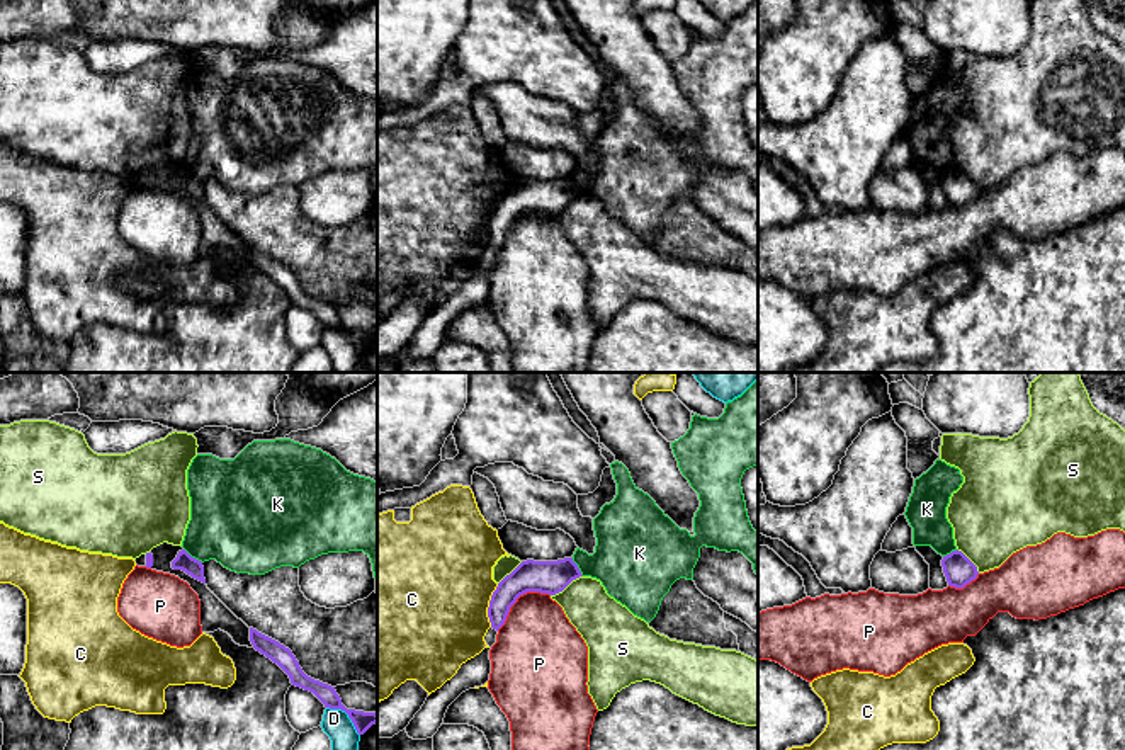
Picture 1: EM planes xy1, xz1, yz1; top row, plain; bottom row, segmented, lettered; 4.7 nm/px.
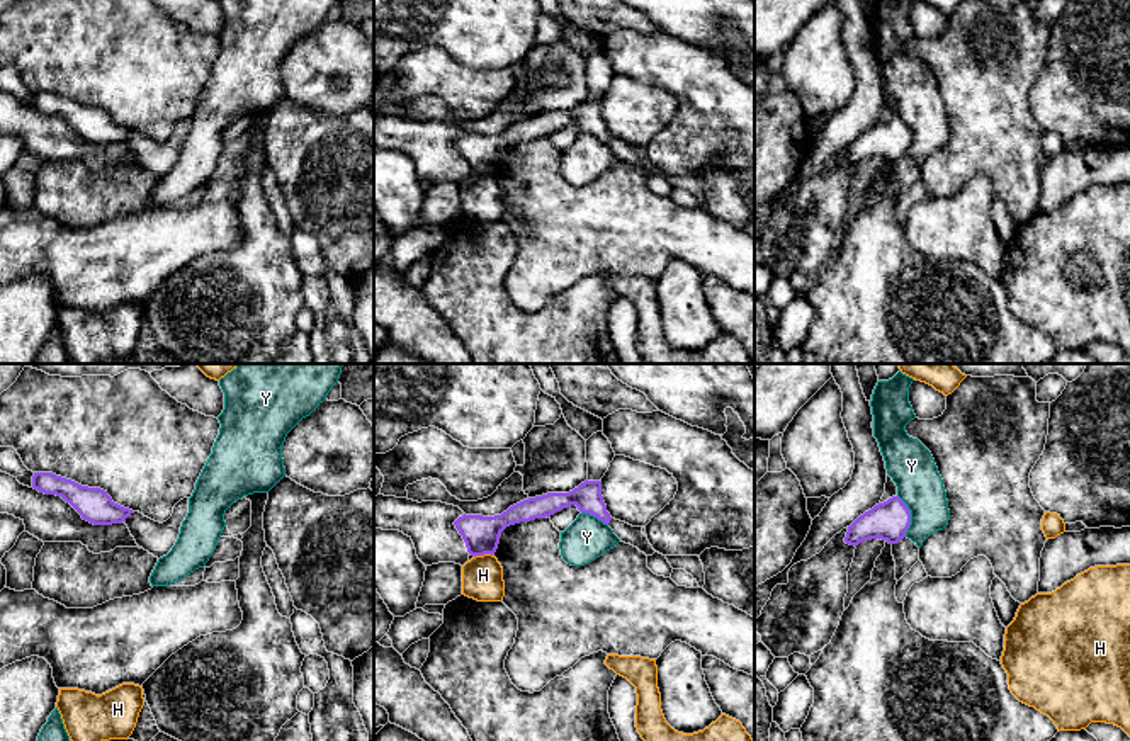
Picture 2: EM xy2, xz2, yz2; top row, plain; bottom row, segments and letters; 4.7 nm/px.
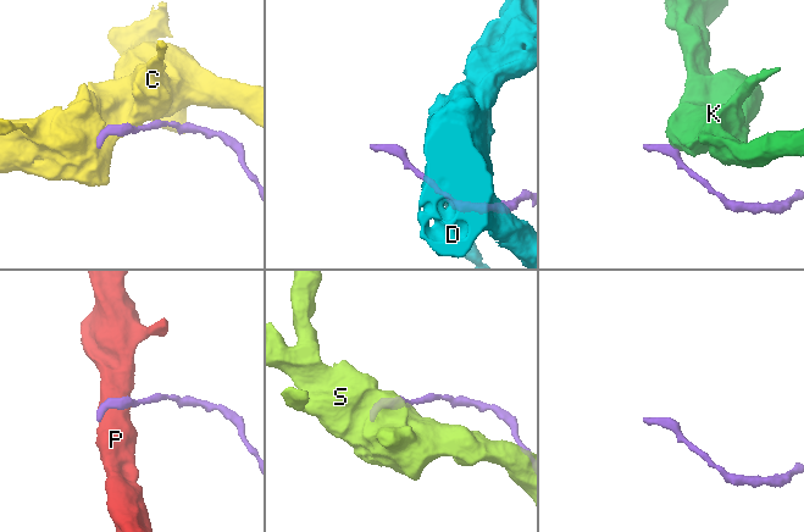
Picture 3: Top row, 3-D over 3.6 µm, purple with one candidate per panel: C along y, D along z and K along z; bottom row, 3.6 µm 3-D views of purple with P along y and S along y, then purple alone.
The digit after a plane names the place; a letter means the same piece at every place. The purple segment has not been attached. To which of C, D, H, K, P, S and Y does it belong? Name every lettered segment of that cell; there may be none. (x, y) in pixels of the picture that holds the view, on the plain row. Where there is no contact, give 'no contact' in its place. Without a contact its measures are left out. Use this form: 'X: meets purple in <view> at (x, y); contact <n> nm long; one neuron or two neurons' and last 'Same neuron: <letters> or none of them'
C: meets purple in xz1 at (490, 225); contact 220 nm long; two neurons
D: meets purple in xy1 at (347, 332); contact 220 nm long; two neurons
H: meets purple in xz2 at (483, 174); contact 90 nm long; two neurons
K: meets purple in xy1 at (194, 177); contact 120 nm long; two neurons
P: meets purple in xz1 at (517, 216); contact 300 nm long; two neurons
S: meets purple in xz1 at (566, 204); contact 180 nm long; two neurons
Y: meets purple in yz2 at (909, 135); contact 200 nm long; two neurons
Same neuron: none of them

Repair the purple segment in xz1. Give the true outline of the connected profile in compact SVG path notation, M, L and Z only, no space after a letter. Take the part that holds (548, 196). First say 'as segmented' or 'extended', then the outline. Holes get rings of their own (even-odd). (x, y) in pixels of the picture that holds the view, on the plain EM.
as segmented | M573 177L557 180L522 180L510 194L506 194L491 214L488 236L493 248L500 248L510 226L527 211L540 211L556 214L562 211L573 199L583 196Z

